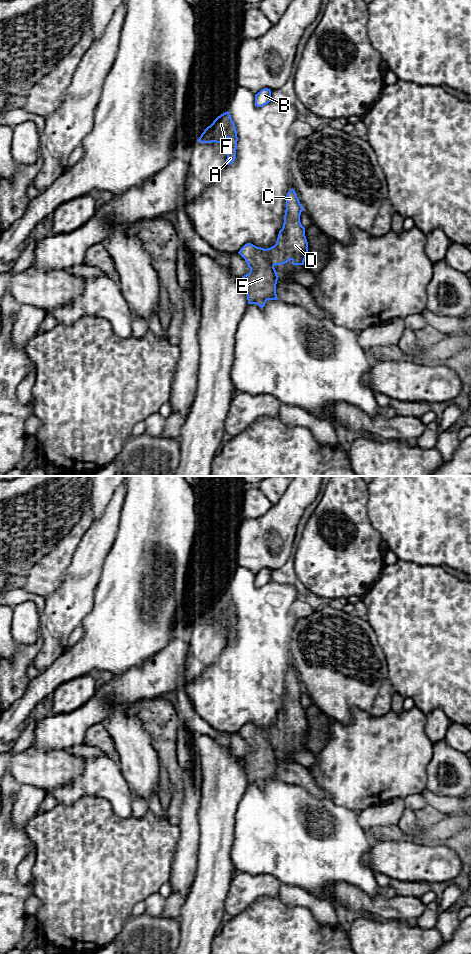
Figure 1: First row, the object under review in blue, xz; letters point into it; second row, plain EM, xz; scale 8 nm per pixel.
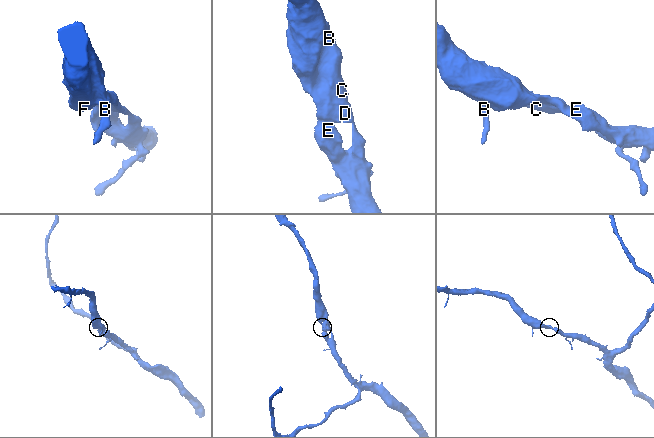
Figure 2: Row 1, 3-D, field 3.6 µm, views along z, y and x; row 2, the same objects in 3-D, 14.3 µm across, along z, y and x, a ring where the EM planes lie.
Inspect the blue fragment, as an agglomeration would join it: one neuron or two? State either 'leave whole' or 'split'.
leave whole

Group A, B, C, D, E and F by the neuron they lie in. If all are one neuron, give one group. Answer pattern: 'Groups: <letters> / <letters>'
Groups: A B C D E F

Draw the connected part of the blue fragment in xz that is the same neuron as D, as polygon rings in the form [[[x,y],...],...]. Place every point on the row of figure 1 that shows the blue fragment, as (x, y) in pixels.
[[[291,189],[286,196],[284,223],[276,244],[264,249],[247,243],[238,252],[250,268],[250,272],[242,277],[248,304],[263,308],[267,300],[278,300],[276,284],[279,276],[275,265],[289,260],[293,265],[304,265],[308,242],[300,222],[302,210],[295,190]]]

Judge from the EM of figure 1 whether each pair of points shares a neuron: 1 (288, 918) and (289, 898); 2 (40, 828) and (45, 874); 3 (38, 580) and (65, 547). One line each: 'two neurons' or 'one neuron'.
1: two neurons
2: one neuron
3: one neuron

